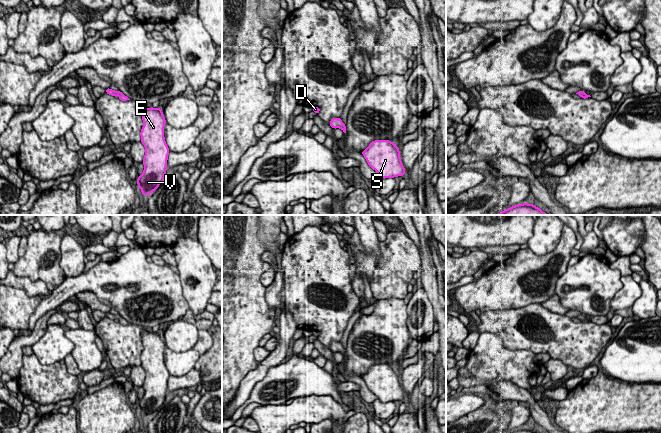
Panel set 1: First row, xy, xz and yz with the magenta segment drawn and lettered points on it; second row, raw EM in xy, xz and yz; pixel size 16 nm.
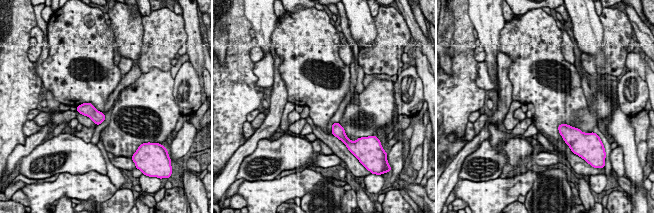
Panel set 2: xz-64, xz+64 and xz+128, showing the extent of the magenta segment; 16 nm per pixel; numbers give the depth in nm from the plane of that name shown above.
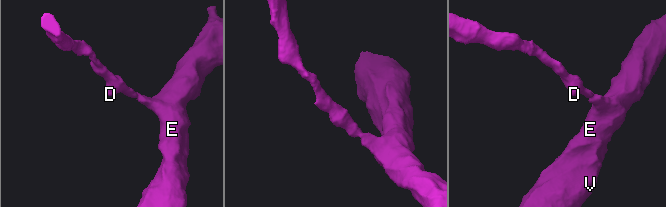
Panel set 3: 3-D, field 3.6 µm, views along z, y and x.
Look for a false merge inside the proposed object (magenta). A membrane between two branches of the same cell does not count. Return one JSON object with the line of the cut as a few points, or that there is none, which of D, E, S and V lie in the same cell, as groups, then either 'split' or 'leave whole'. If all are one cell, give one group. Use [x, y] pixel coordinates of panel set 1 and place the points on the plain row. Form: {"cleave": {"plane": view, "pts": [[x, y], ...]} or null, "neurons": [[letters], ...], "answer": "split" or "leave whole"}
{"cleave": null, "neurons": [["D", "E", "S", "V"]], "answer": "leave whole"}

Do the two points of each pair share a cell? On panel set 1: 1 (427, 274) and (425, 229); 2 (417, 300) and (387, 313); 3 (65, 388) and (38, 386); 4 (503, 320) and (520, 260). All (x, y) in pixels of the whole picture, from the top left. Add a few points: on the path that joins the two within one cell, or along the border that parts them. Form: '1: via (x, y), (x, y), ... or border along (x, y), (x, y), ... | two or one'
1: via (427, 263), (425, 240) | one
2: border along (406, 305), (407, 329) | two
3: via (58, 386), (45, 386) | one
4: border along (529, 304), (523, 307), (490, 309), (483, 312) | two

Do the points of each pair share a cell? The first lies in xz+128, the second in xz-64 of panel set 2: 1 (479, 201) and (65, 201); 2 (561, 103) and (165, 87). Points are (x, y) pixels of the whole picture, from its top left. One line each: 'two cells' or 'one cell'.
1: two cells
2: two cells

